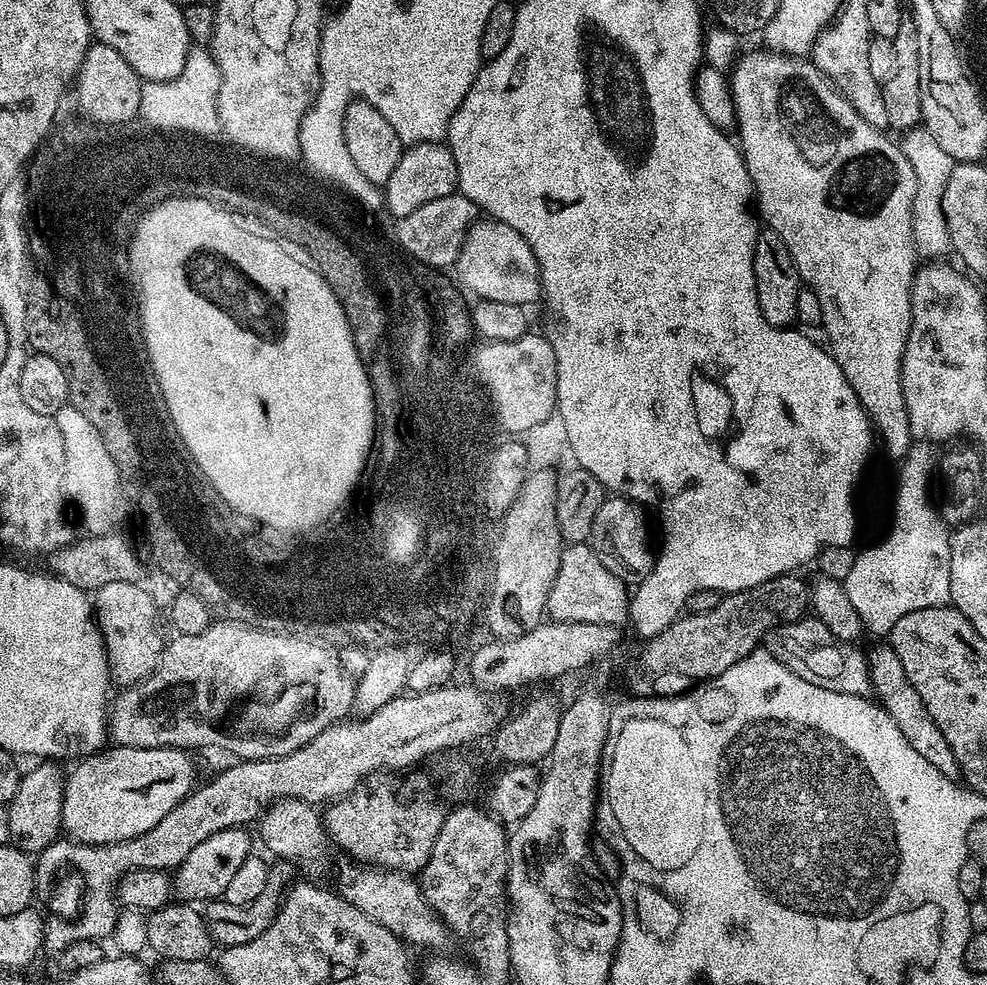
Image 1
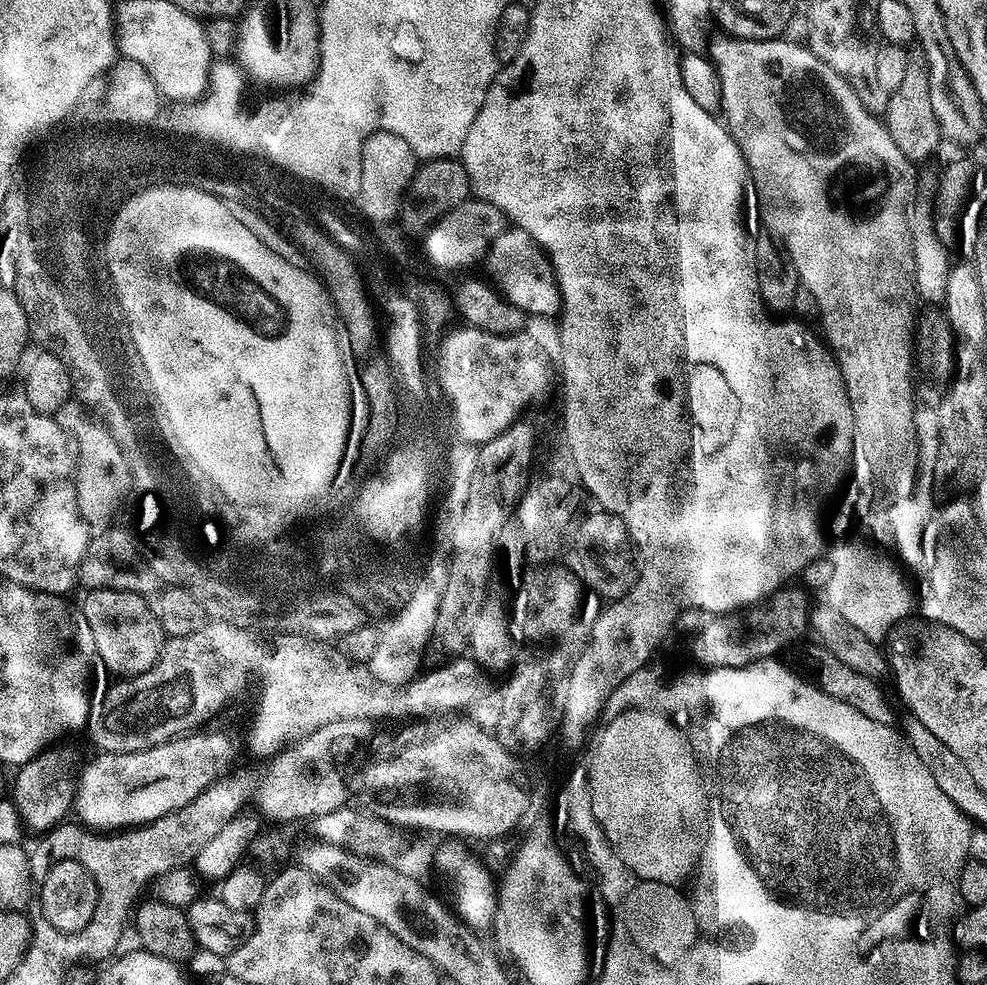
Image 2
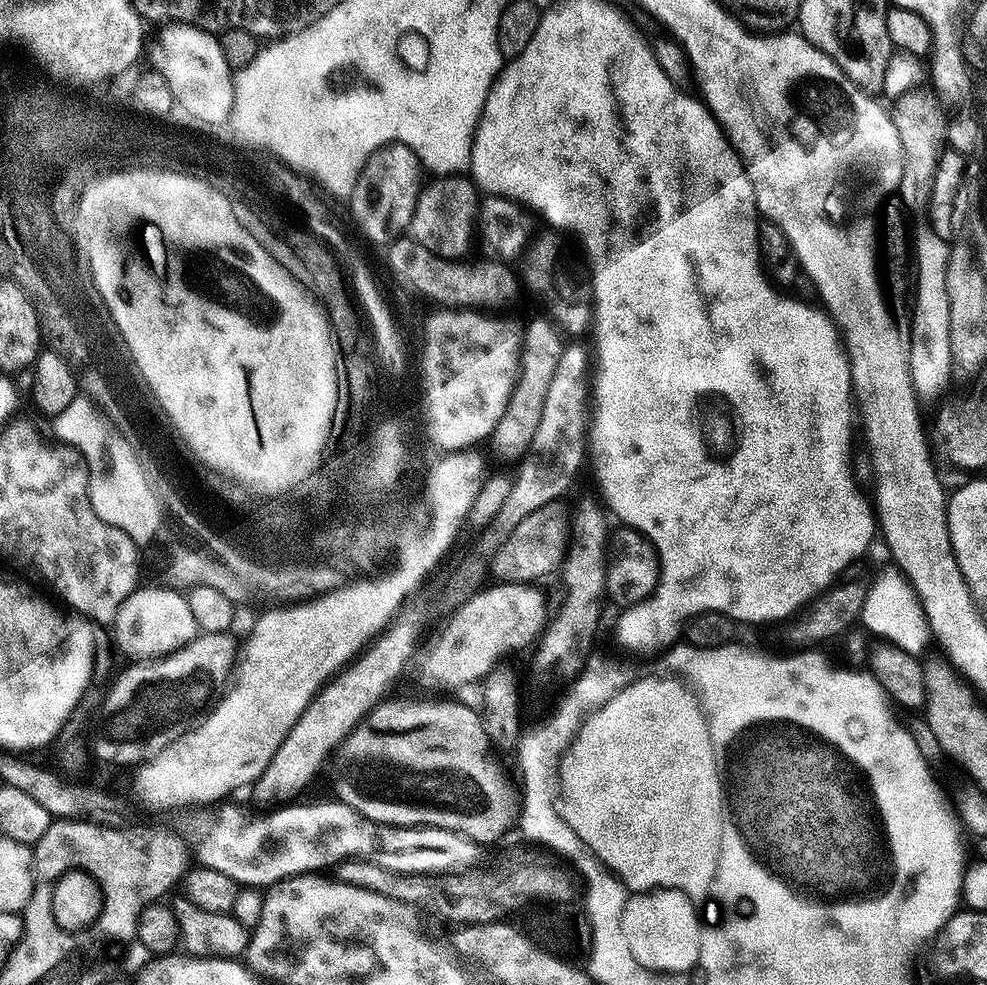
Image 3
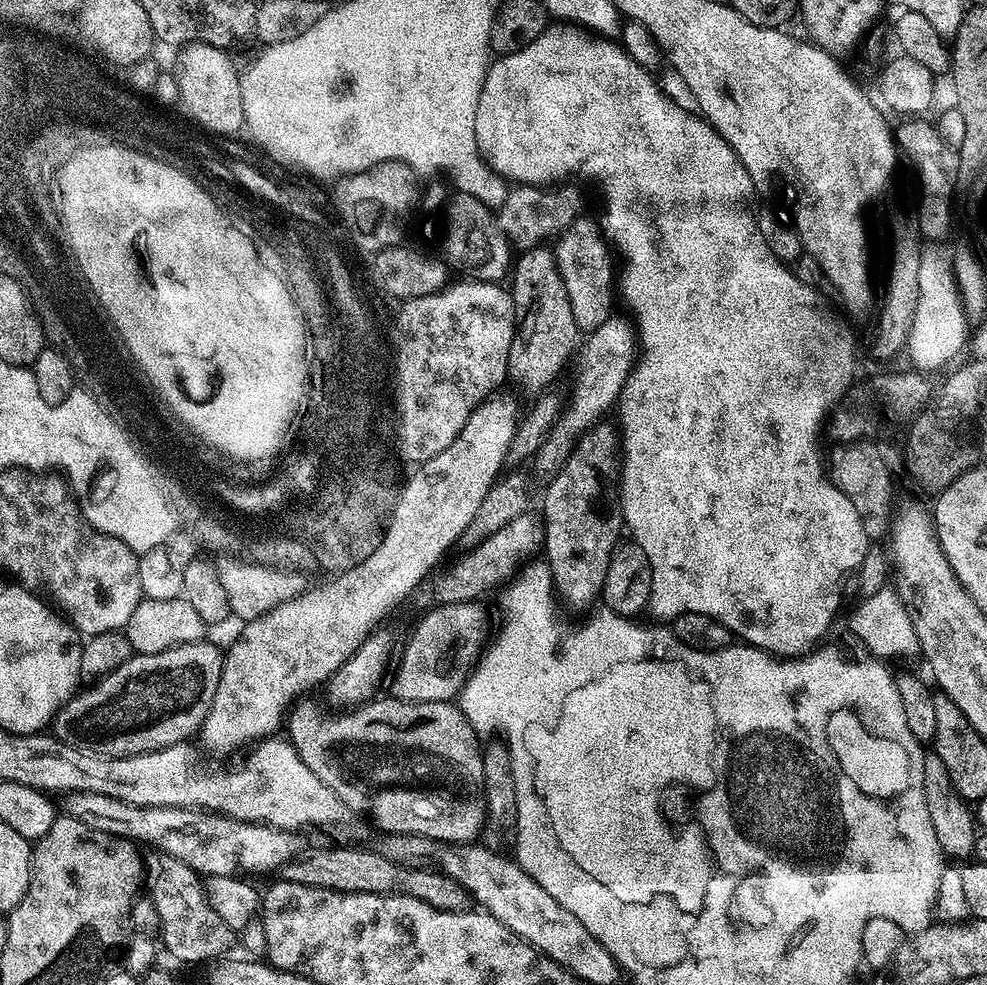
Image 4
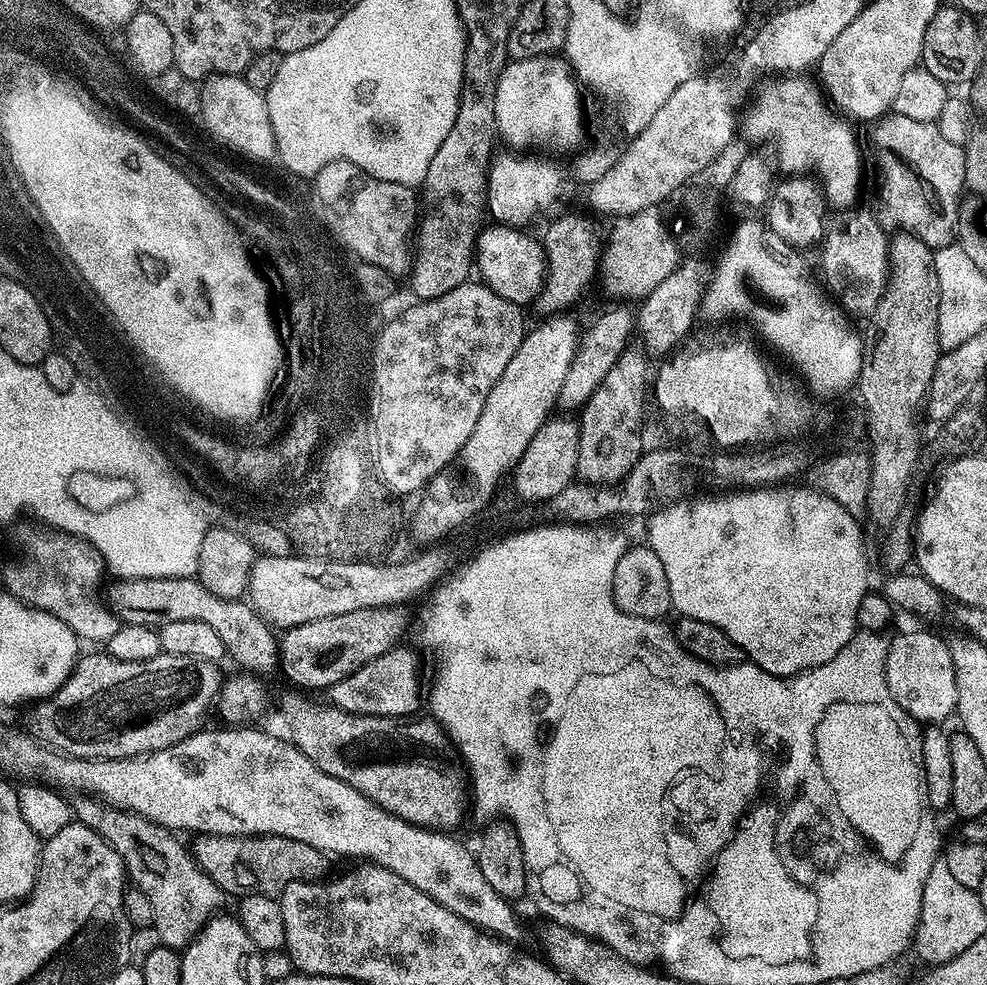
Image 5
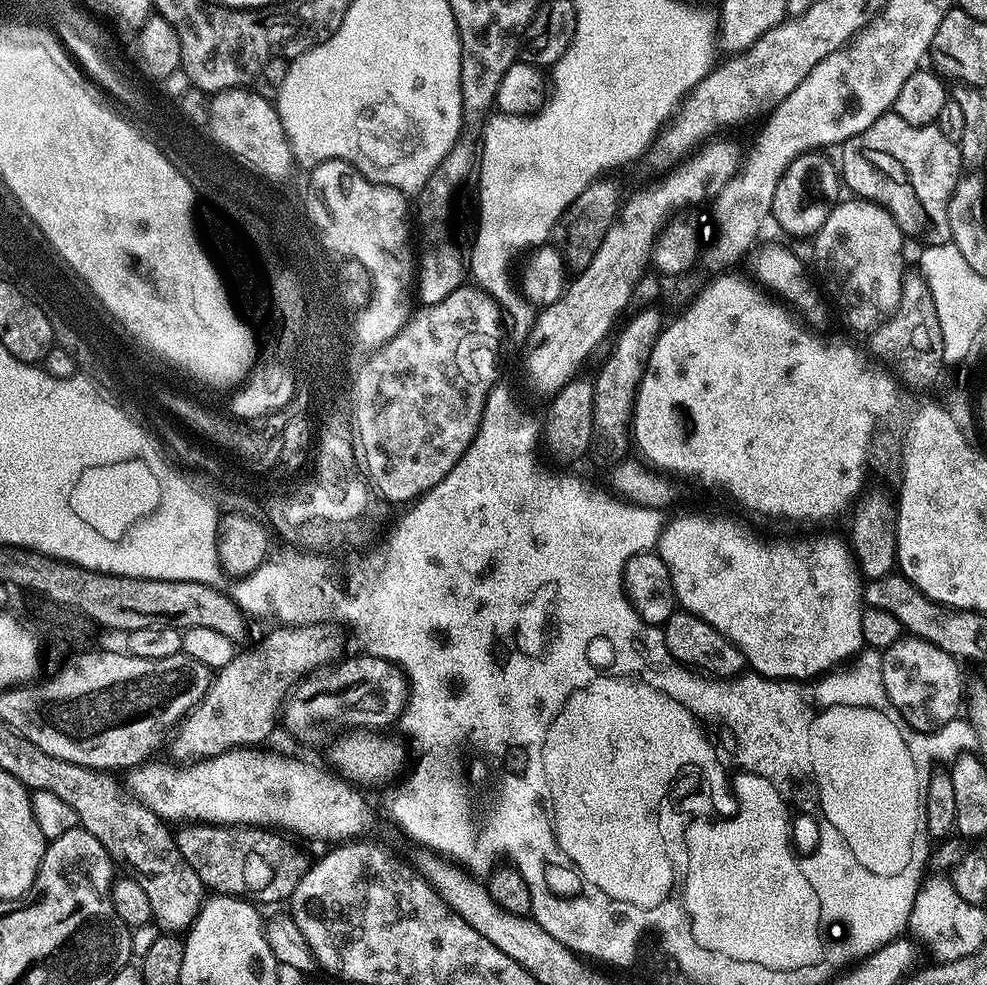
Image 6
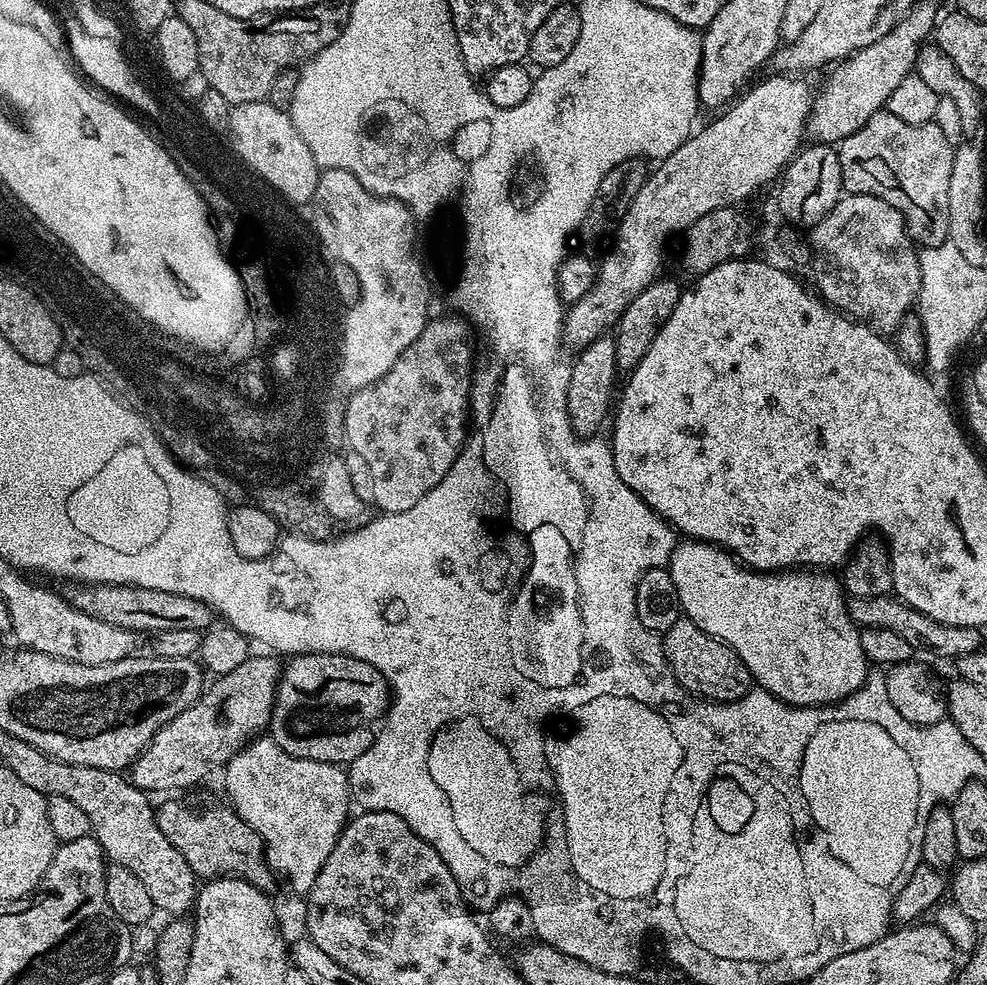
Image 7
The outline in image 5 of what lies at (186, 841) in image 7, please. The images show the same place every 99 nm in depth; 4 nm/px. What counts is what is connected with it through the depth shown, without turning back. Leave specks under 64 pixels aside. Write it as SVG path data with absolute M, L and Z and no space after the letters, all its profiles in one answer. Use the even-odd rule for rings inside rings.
M200 834L190 844L190 851L196 858L196 864L226 894L232 894L239 888L245 893L260 893L266 896L279 897L290 882L320 882L329 875L329 853L318 850L314 846L306 846L306 842L298 842L285 836L209 836Z

